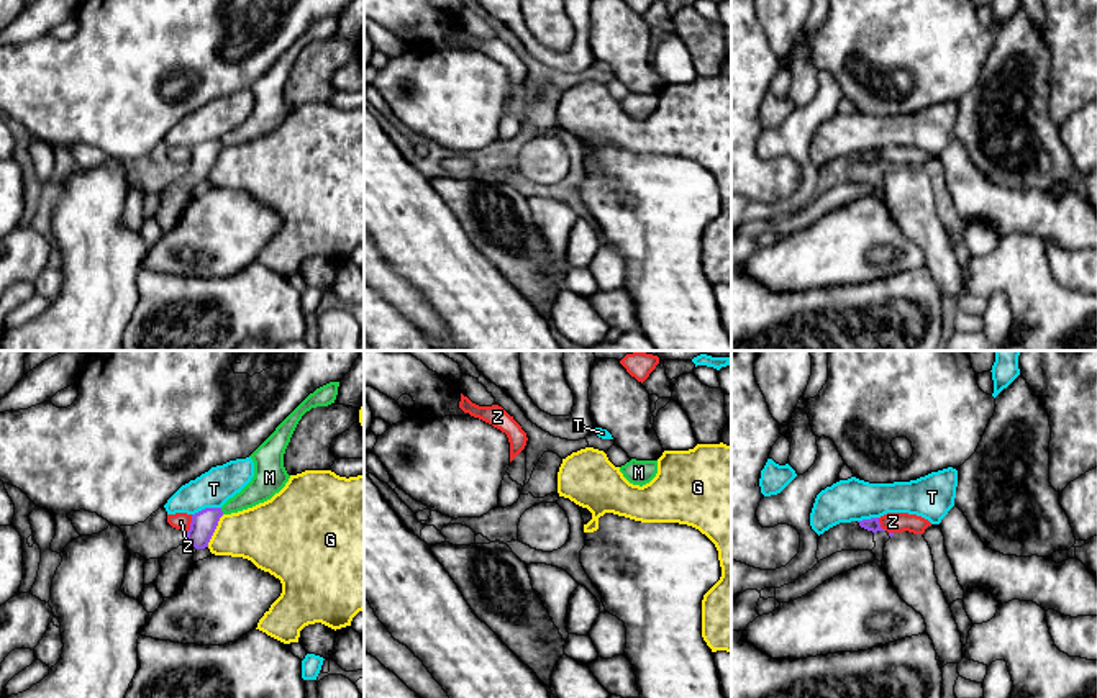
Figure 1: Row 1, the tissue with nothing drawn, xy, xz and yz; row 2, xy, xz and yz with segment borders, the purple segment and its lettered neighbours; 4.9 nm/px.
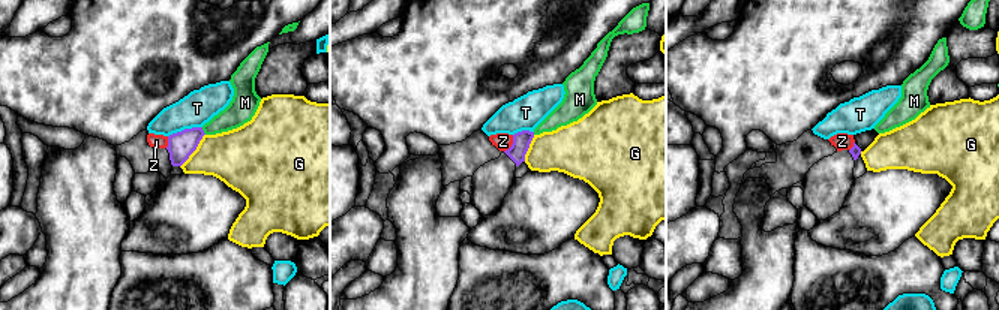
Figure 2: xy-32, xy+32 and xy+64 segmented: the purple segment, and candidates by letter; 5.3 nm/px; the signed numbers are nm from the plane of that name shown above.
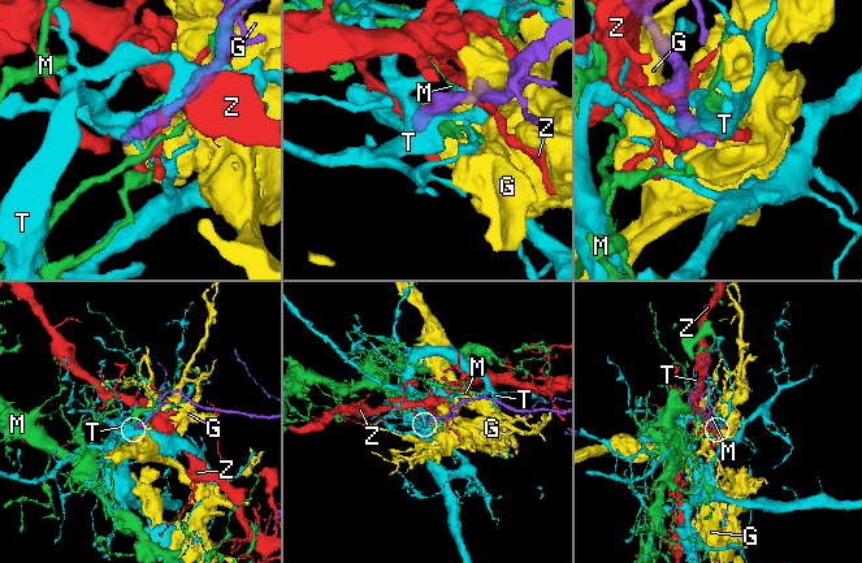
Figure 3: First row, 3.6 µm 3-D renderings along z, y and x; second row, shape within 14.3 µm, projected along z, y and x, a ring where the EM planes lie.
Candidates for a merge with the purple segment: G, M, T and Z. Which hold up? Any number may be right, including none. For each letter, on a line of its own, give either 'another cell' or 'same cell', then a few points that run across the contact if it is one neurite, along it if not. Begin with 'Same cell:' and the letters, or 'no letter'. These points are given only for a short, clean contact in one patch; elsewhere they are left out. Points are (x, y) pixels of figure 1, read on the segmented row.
Same cell: no letter
G: another cell
M: another cell | xy (220, 508), (223, 513)
T: another cell
Z: another cell

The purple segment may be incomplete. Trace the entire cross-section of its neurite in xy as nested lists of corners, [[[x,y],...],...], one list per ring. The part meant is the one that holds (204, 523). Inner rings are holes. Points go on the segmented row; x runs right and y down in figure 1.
[[[205,508],[192,514],[187,541],[159,559],[161,573],[154,585],[162,598],[171,598],[179,590],[179,585],[193,565],[193,554],[208,547],[221,516],[221,508]]]

